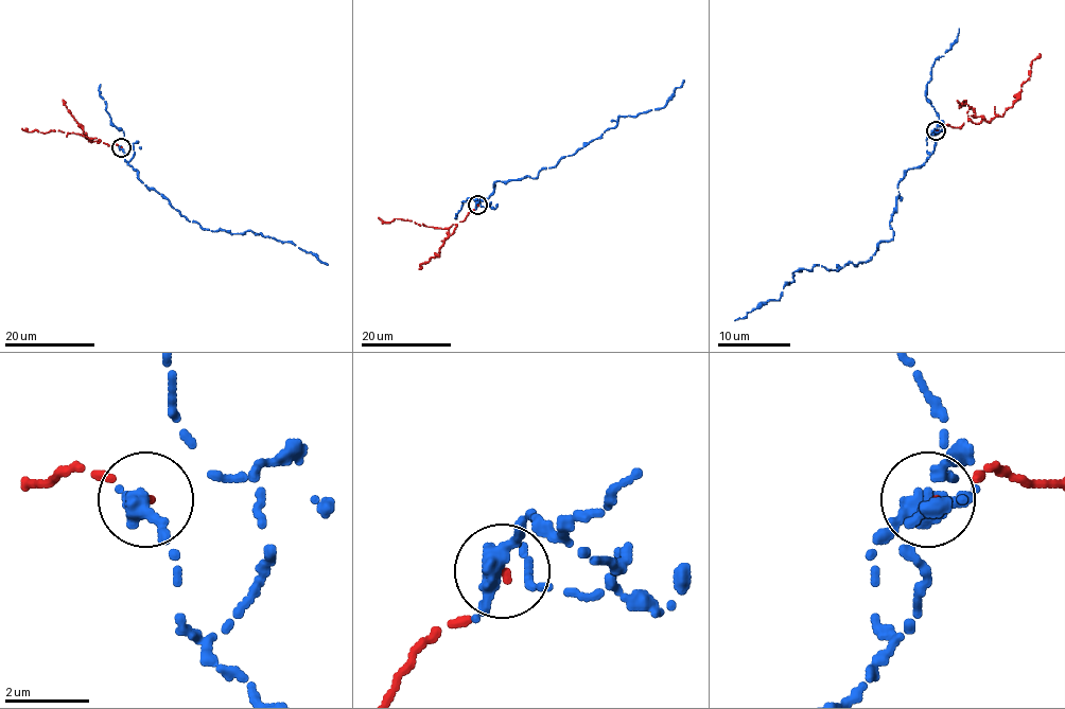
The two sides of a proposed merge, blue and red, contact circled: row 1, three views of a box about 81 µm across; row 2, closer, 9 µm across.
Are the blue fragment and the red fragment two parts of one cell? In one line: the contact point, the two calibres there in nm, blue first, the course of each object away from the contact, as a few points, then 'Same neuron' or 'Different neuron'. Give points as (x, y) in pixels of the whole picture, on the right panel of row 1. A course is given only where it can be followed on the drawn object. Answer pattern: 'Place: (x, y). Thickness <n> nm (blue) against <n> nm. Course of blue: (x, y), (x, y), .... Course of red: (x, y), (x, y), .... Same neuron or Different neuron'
Place: (936, 130). Thickness 550 nm (blue) against 100 nm. Course of blue: (937, 129), (925, 141), (925, 161), (897, 182), (892, 237), (867, 261), (796, 270), (779, 300), (735, 320). Course of red: (937, 129), (985, 121), (967, 104), (958, 108), (964, 102), (964, 106), (957, 101). Same neuron

